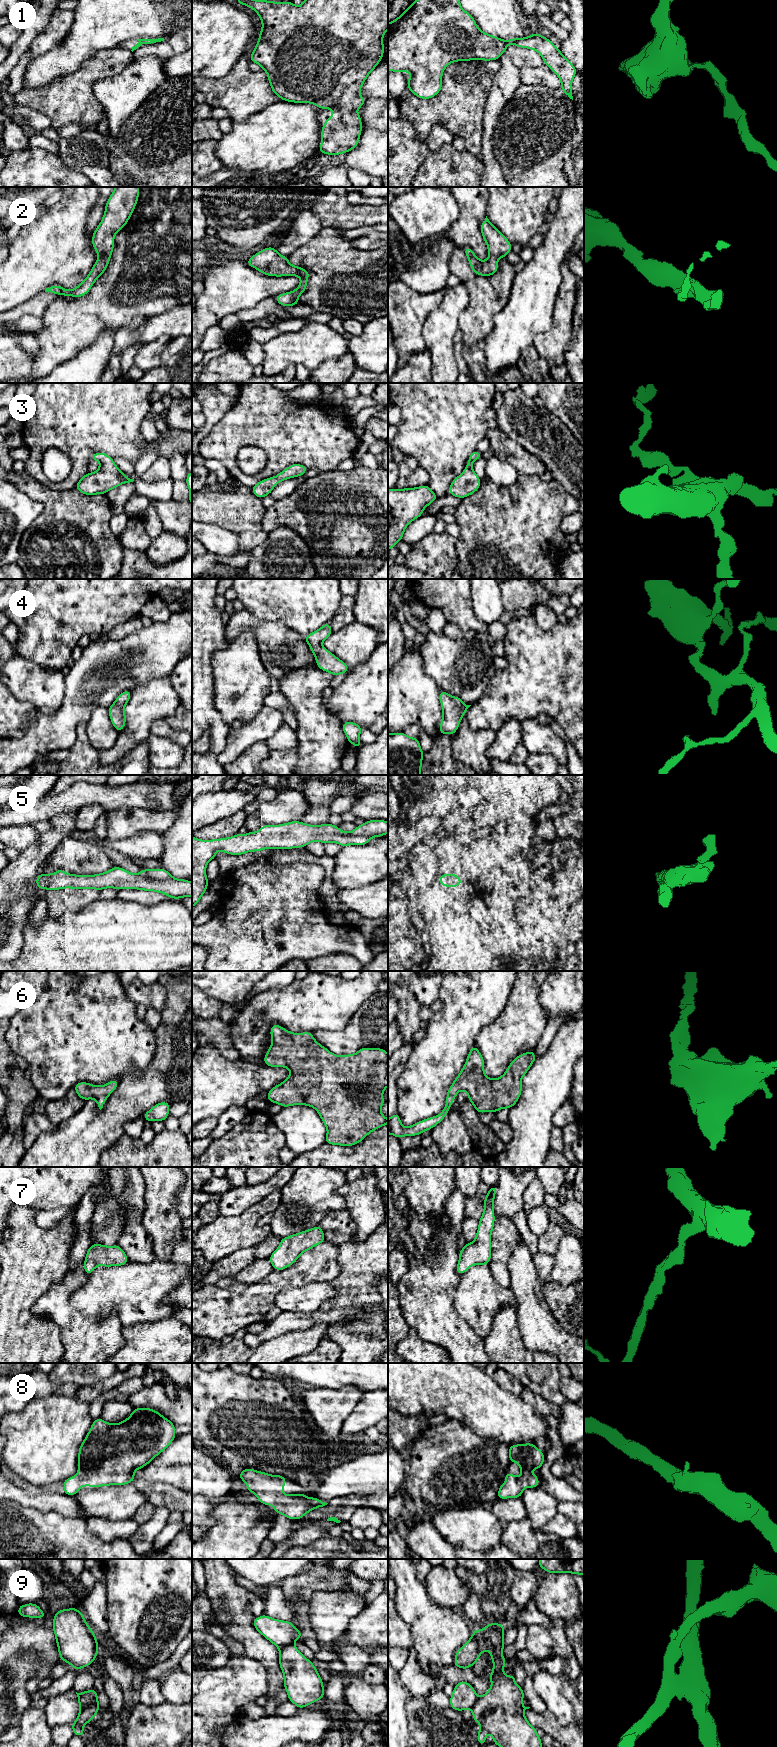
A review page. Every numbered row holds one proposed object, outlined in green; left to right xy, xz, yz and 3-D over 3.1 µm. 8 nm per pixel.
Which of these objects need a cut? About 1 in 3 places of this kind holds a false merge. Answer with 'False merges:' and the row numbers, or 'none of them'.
False merges: 9

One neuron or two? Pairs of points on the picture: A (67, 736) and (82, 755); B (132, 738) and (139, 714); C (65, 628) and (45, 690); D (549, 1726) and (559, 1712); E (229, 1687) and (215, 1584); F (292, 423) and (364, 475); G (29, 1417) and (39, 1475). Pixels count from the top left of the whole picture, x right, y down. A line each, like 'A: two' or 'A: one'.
A: two
B: one
C: two
D: two
E: two
F: two
G: one

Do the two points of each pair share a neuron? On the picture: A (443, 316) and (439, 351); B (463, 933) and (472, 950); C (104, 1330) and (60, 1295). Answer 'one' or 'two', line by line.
A: one
B: one
C: one

